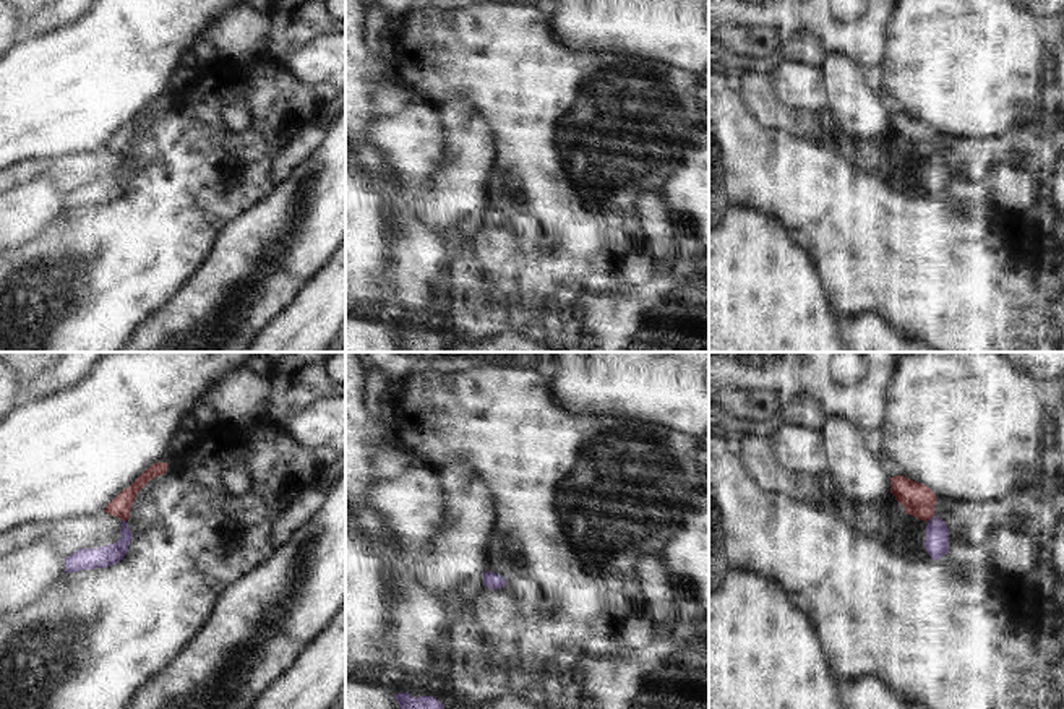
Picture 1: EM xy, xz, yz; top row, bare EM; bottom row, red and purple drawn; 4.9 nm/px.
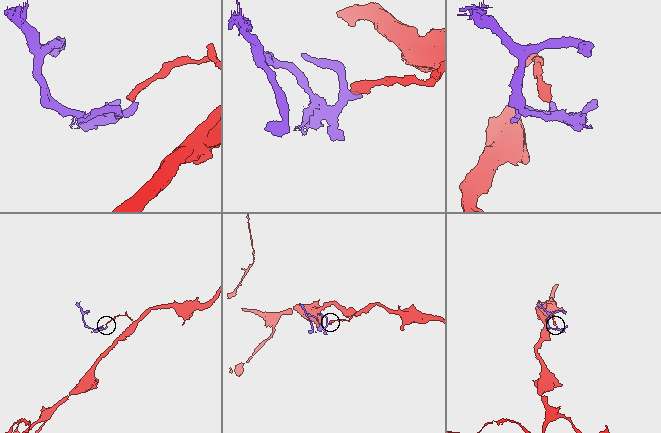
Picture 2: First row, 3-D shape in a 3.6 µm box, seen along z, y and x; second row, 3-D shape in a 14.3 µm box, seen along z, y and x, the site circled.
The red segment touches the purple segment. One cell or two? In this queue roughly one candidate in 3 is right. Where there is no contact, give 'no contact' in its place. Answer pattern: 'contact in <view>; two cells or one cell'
contact in yz; two cells

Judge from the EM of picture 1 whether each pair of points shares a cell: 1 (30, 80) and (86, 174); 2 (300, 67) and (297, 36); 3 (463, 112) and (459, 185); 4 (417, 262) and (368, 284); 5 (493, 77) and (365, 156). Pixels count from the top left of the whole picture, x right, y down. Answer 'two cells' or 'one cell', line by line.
1: two cells
2: two cells
3: one cell
4: two cells
5: two cells

